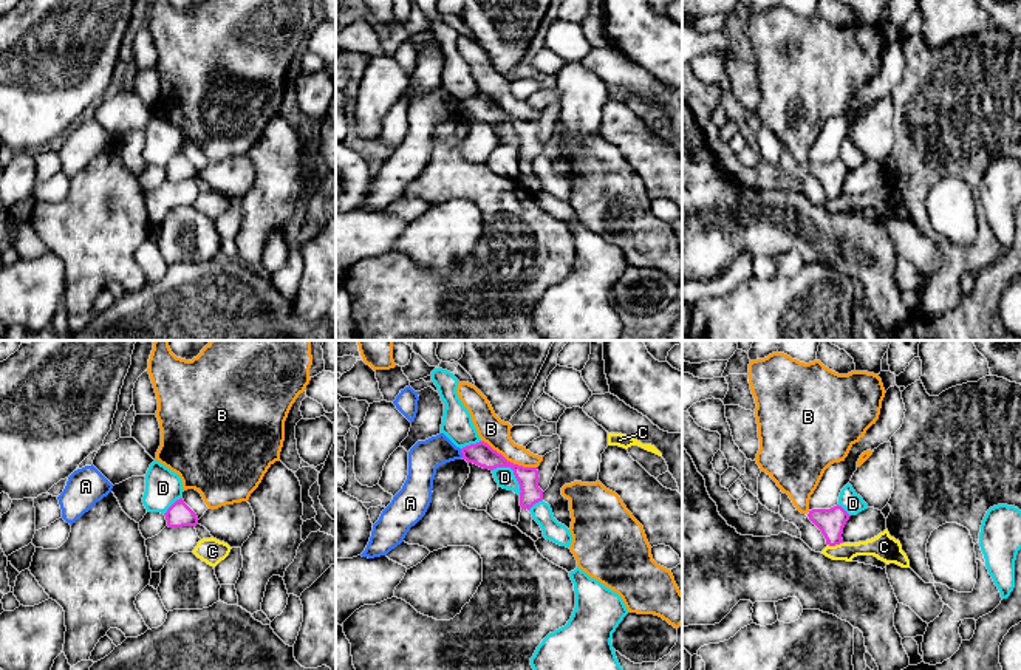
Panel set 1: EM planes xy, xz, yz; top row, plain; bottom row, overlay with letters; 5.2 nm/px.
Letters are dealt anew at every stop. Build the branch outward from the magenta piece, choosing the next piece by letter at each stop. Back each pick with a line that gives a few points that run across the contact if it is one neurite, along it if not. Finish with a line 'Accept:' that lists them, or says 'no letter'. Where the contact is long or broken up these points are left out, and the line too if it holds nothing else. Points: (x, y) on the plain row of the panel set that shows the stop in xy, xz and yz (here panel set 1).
Accept: no letter

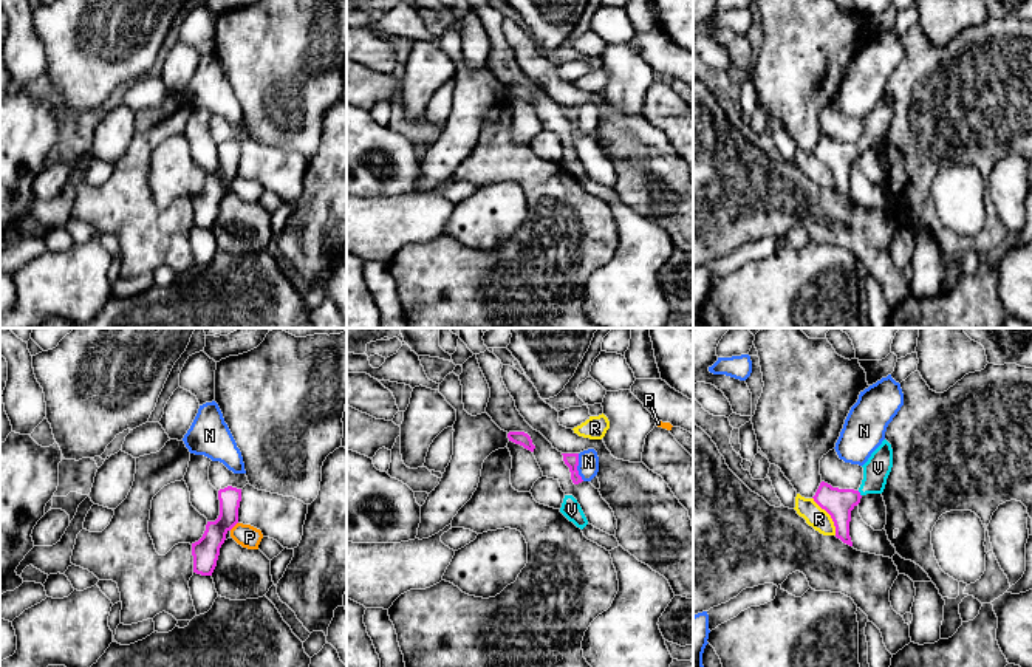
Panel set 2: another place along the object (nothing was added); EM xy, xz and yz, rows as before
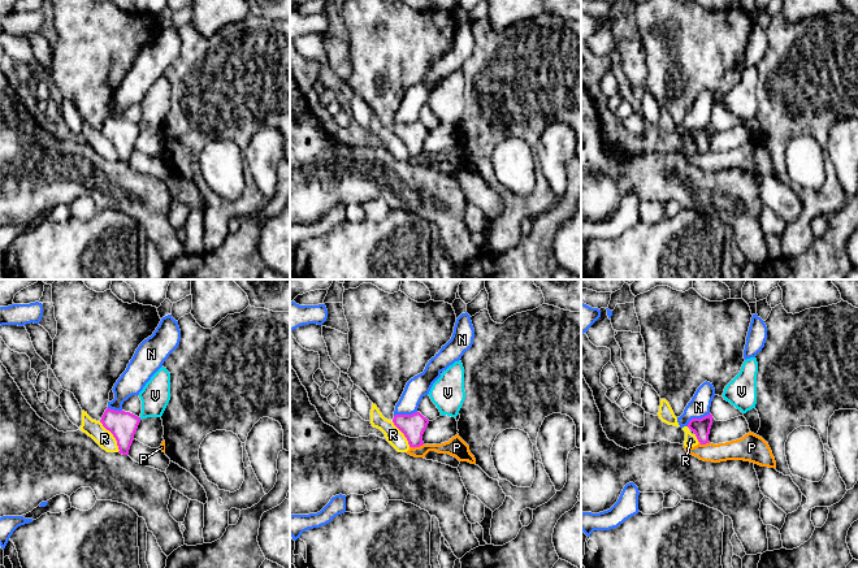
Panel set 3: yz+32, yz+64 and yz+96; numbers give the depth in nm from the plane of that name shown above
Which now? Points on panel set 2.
V: Line: yz (839, 157), (859, 147), (874, 132), (878, 121)
Accept: V

